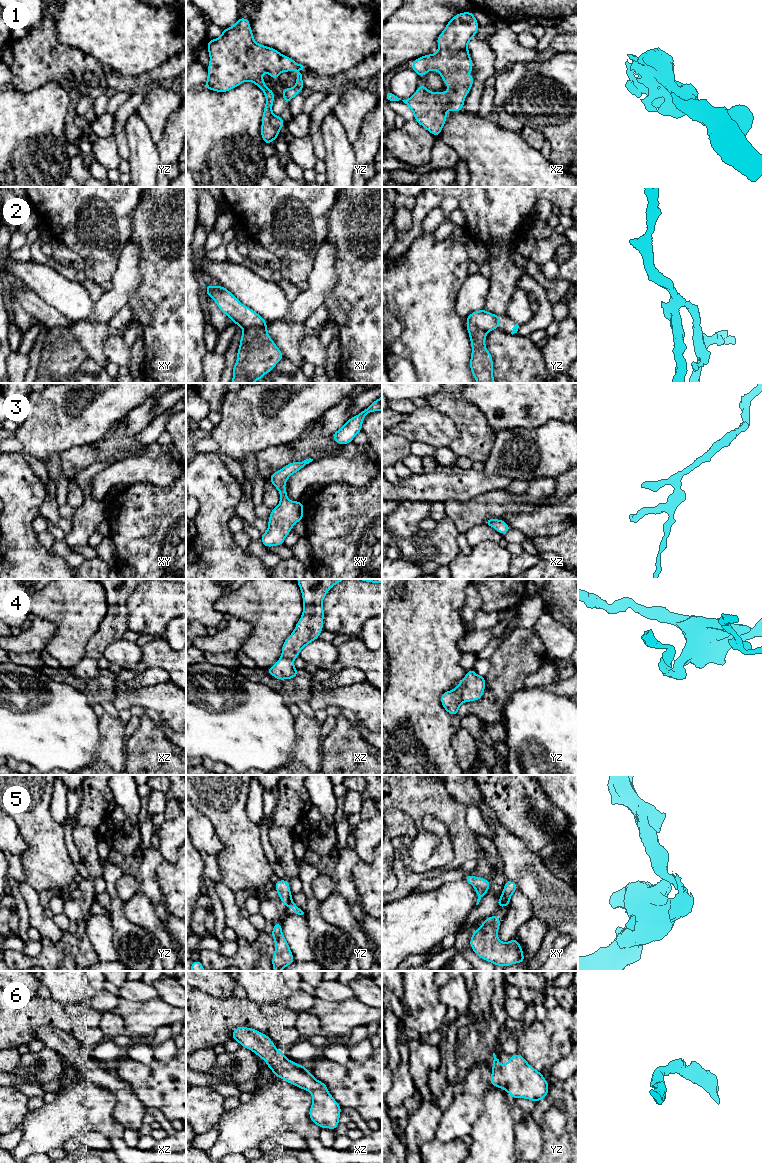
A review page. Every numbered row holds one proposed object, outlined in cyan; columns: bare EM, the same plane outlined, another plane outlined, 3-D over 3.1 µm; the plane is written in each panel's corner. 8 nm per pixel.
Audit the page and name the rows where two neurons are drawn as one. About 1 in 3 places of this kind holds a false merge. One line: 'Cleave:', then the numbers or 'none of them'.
Cleave: 2, 5

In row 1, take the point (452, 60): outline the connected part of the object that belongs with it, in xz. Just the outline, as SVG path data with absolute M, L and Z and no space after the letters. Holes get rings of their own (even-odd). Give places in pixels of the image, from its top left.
M471 11L456 14L437 38L438 52L416 58L410 69L415 71L421 78L428 71L435 70L447 85L447 92L432 92L428 91L424 84L421 84L410 98L402 100L412 110L414 120L436 137L440 135L447 120L446 111L452 110L456 113L462 110L465 97L472 88L474 77L466 76L464 73L473 73L473 61L468 51L468 43L477 33L478 21Z

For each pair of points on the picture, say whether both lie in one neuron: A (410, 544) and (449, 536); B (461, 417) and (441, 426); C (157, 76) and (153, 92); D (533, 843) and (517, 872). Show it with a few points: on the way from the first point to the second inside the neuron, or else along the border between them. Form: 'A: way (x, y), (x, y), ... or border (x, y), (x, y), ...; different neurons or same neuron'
A: way (420, 544), (439, 543); same neuron
B: border (433, 407), (447, 415), (457, 429), (450, 444); different neurons
C: border (158, 83), (150, 85), (145, 90); different neurons
D: border (512, 834), (537, 854); different neurons

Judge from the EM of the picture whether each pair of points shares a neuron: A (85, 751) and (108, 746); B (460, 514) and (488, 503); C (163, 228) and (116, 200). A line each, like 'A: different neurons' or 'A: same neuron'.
A: different neurons
B: same neuron
C: different neurons

